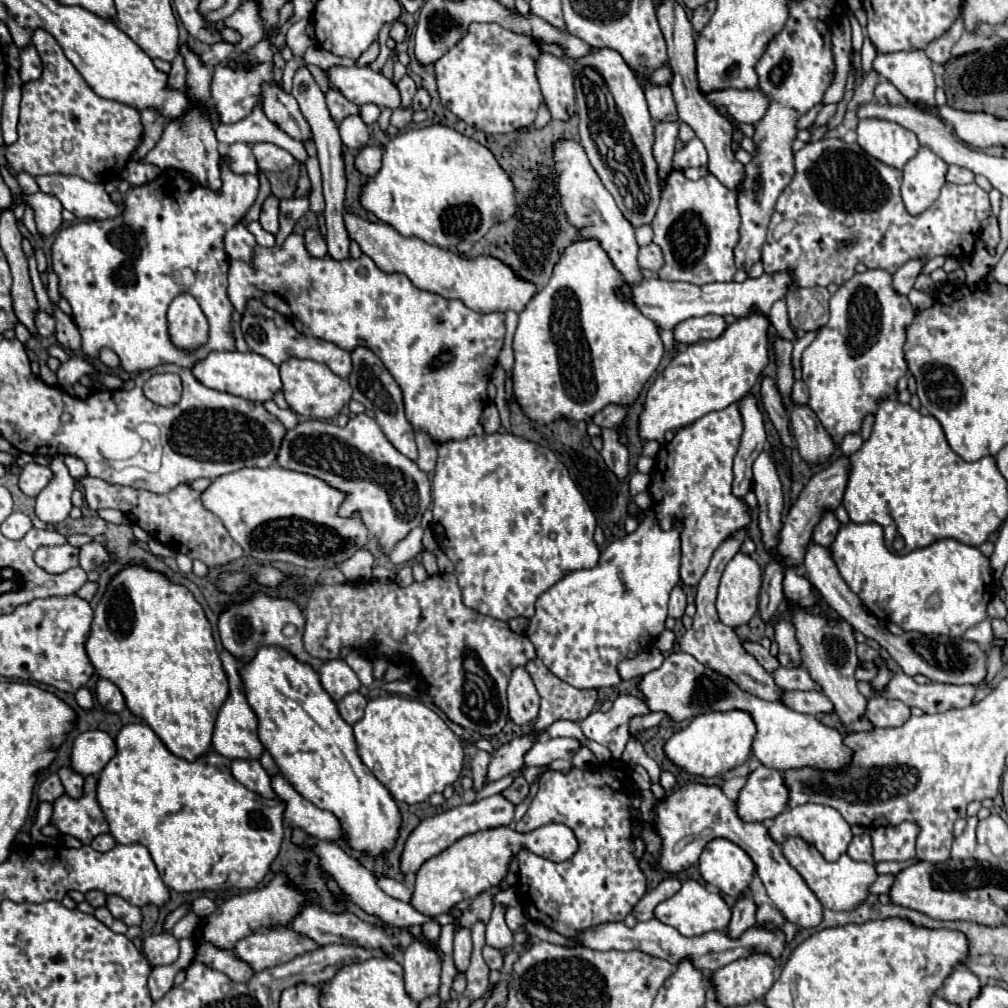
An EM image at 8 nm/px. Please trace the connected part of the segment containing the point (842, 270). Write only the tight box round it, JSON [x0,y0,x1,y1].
[762,137,992,291]

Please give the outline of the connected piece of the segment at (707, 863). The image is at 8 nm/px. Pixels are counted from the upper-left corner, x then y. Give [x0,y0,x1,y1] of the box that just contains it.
[700,839,756,897]

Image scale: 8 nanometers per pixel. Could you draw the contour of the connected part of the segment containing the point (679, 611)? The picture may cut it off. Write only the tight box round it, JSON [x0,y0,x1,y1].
[668,587,686,619]

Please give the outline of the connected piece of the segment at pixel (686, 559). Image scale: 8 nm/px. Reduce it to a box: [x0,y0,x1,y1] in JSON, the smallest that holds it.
[650,403,750,585]

